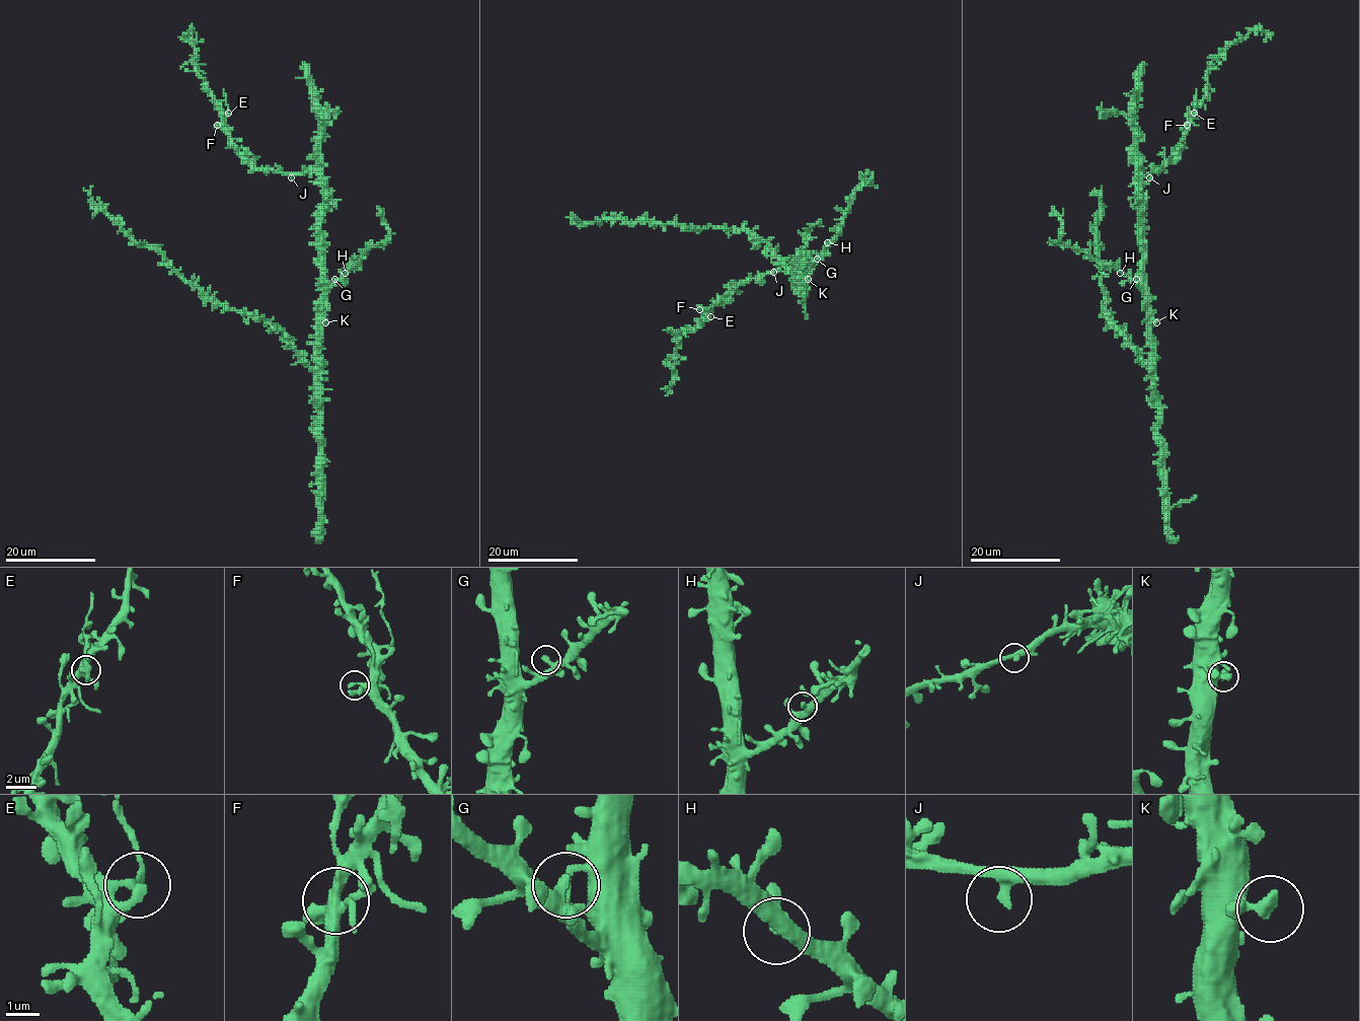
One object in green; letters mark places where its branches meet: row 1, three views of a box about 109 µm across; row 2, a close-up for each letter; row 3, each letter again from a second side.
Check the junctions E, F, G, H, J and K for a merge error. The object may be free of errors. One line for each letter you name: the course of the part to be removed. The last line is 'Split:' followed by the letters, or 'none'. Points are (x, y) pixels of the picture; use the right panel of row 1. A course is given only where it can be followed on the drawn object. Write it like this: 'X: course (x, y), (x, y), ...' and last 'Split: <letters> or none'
E: course (1195, 114), (1196, 89)
Split: E

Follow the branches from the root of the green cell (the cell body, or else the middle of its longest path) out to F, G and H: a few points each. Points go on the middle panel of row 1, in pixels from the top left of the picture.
F: (805, 265), (803, 262), (806, 262), (787, 262), (770, 272), (743, 280), (718, 302), (699, 309)
G: (805, 265), (817, 259)
H: (805, 265), (813, 263), (826, 249), (827, 242)

